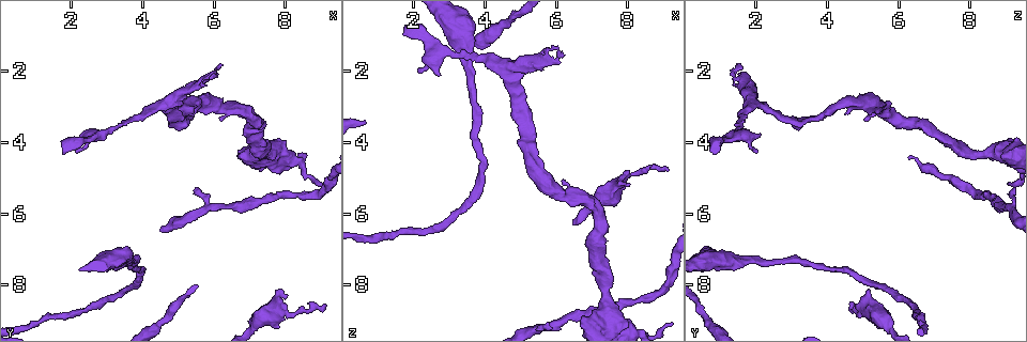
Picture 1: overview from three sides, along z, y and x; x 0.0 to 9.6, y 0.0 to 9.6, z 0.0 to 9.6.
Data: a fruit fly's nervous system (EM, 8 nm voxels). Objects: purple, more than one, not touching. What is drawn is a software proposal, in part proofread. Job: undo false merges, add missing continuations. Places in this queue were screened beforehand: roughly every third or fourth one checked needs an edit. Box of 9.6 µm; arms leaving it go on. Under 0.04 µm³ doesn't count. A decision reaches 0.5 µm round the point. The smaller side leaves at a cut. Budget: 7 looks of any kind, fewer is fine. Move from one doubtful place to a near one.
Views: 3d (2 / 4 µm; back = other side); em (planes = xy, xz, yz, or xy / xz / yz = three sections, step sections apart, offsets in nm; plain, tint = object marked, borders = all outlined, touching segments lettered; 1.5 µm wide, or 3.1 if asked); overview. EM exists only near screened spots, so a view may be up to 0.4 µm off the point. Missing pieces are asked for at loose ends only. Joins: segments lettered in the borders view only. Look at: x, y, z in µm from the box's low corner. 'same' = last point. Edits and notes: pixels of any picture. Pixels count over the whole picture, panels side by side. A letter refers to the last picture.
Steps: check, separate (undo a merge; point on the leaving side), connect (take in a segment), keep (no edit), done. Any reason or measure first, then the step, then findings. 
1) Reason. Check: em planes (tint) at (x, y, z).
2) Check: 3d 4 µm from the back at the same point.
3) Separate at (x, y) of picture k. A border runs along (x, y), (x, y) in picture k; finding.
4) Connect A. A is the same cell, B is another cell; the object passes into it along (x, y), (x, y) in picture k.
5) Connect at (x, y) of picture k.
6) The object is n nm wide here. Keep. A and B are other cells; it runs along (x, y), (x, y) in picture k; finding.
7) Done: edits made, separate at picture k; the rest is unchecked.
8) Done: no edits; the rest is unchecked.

Three-way junction. Check: em planes (borders) at (4.65, 2.95, 2.20).

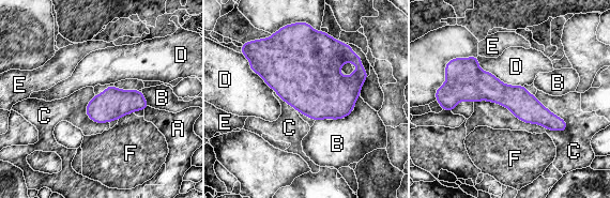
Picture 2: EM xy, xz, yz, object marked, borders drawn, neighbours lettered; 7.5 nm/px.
The object is 190 nm wide here; the longest contact is with C, 750 nm. Keep. A, B, C, D, E and F are other cells; all the same neuron.

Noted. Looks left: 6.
Narrows sharply. Check: em planes (borders) at (5.35, 3.25, 3.90).

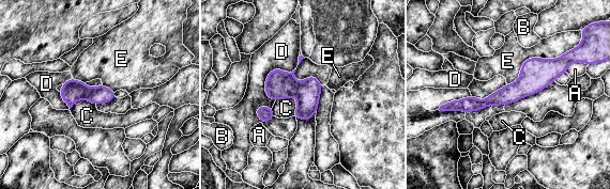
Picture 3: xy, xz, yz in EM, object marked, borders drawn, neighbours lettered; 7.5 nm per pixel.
Keep. A, B, C, D and E are other cells; one neuron here.

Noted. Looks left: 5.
An open end. Check: 3d 2 µm at (1.75, 4.25, 0.80).

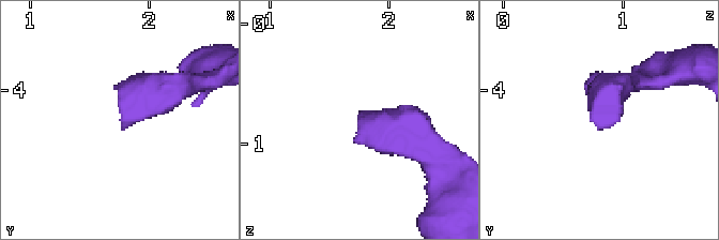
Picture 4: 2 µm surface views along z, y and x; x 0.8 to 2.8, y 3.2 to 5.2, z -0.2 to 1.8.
Check: em xy step 4 (tint) at (1.76, 4.28, 0.80).

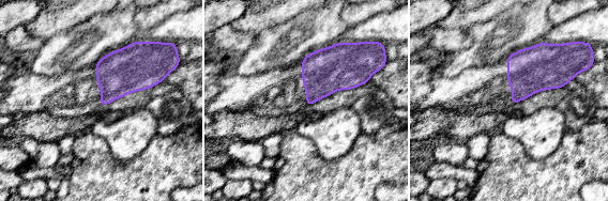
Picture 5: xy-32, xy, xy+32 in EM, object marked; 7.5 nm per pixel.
Check: em planes (borders) at the same point.

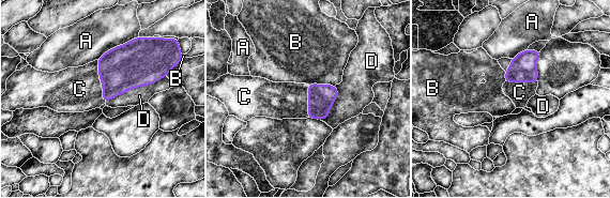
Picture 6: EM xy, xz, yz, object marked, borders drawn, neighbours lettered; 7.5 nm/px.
The longest contact is with D, 500 nm. Connect at (79, 89) of picture 6. C is the same cell, A, B and D are other cells; it goes on there.

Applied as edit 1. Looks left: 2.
Done: edits made, connect at picture 6; the rest is unchecked.

